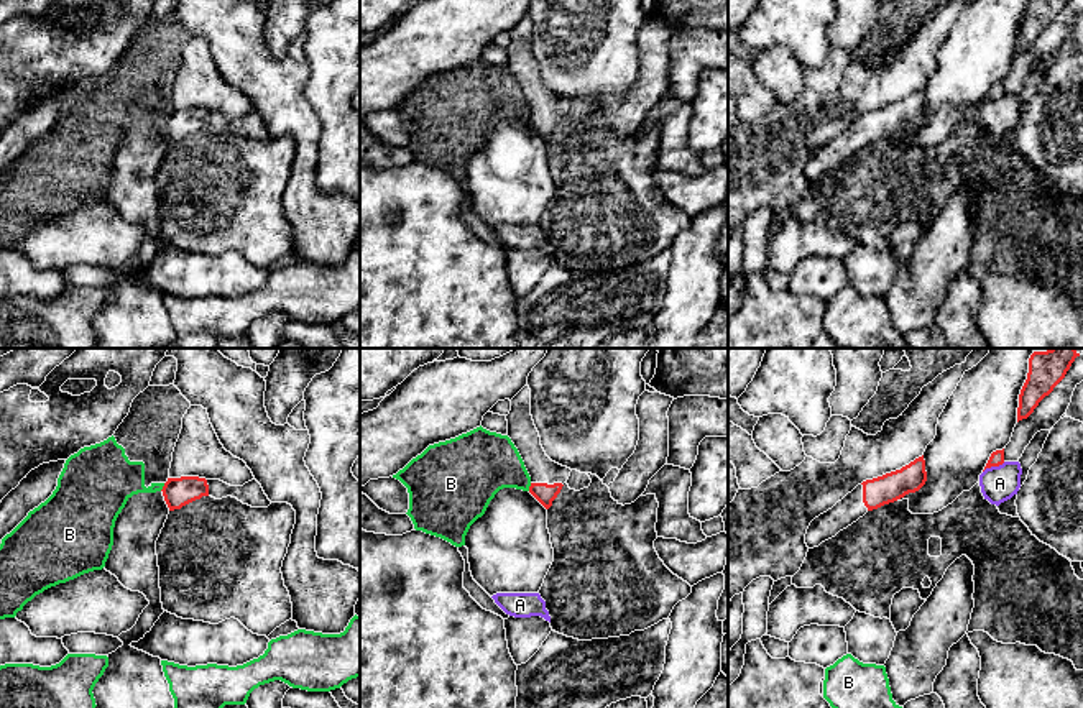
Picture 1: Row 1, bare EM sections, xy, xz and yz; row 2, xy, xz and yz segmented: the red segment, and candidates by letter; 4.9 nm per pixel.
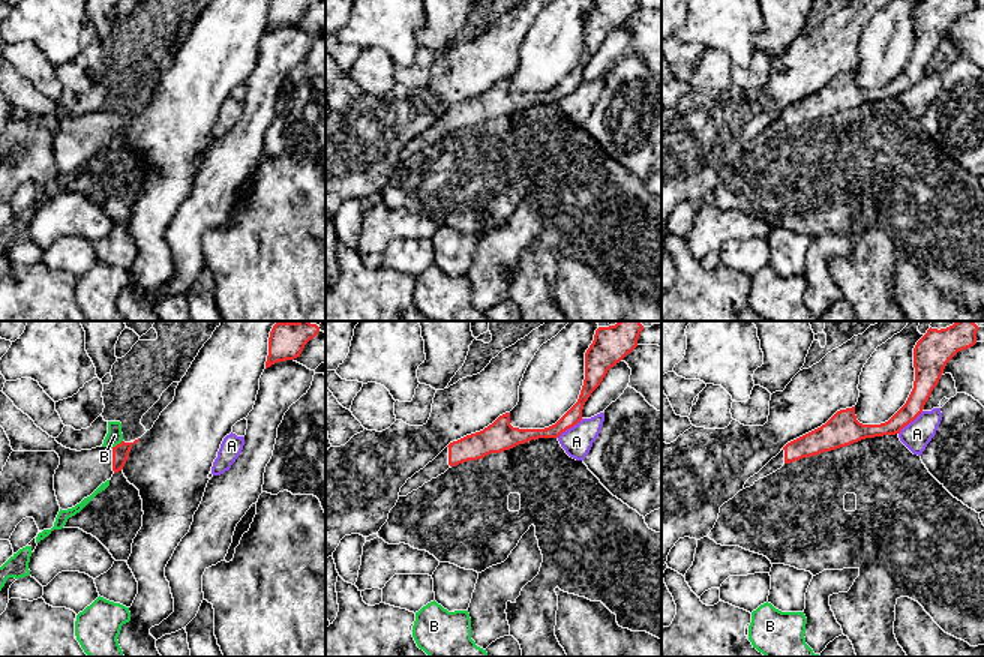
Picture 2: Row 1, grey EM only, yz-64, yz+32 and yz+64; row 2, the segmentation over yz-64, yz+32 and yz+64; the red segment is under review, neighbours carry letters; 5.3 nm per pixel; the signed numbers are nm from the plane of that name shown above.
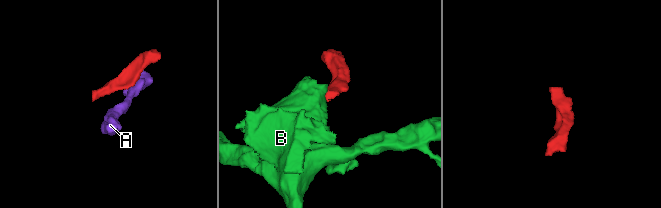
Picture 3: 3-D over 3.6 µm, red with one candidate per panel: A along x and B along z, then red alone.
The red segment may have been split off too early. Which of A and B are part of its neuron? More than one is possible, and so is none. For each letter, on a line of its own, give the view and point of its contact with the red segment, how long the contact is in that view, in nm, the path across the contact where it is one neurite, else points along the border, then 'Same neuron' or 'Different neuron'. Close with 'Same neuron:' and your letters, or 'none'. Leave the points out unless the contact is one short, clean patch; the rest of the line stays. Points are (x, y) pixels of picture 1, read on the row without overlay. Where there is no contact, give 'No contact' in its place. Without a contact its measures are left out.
A: Touches red at yz (993, 97). Shared border 120 nm. Boundary: yz (1004, 94), (983, 104). Different neuron
B: Touches red at xy (163, 119). Shared border 50 nm. Boundary: xy (165, 115), (160, 122). Different neuron
Same neuron: none

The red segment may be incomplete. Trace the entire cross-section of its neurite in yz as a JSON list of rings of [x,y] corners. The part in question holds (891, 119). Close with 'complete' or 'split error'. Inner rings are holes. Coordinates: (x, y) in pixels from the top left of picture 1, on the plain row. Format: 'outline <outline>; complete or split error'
outline [[[924,87],[883,108],[866,112],[838,133],[832,141],[815,149],[805,166],[809,181],[835,169],[868,143],[894,135],[909,125],[919,123],[927,113]]]; split error

